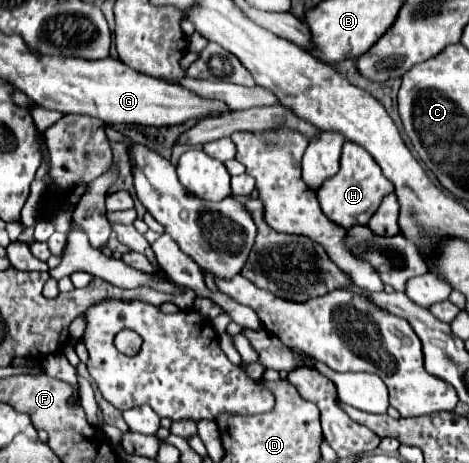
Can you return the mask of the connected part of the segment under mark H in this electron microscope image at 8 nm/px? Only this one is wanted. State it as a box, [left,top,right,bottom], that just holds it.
[316,141,394,229]

